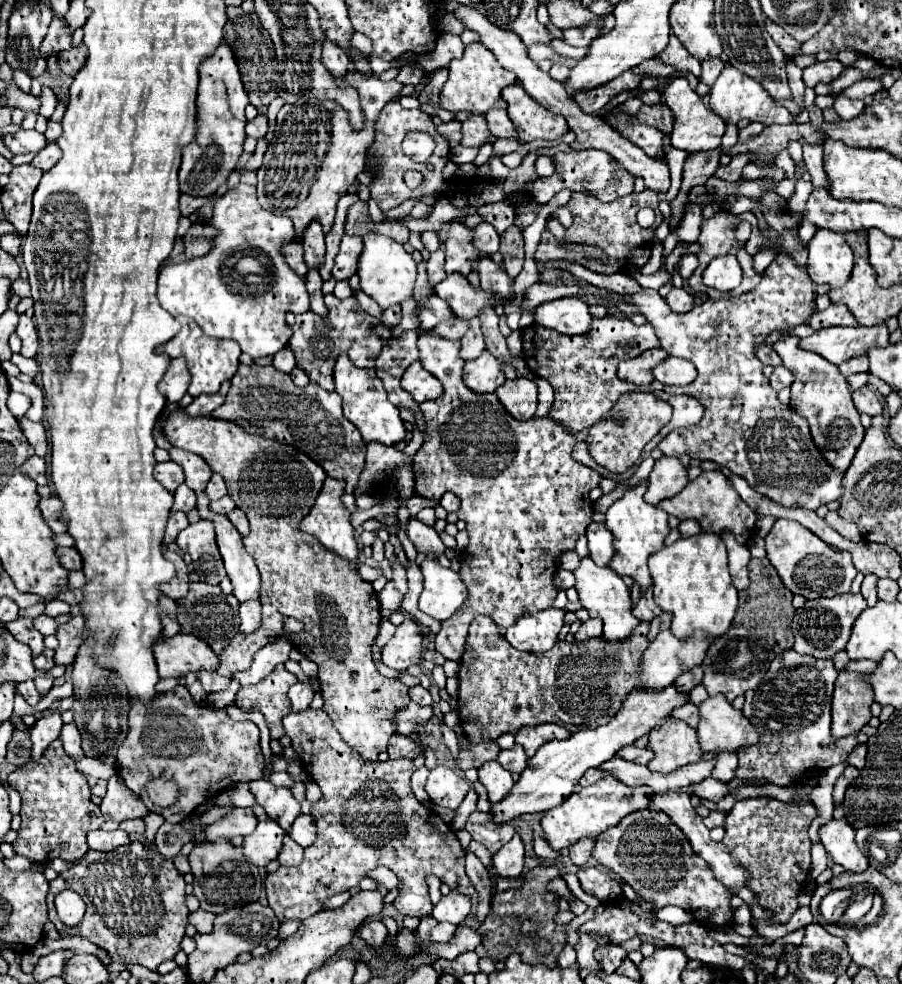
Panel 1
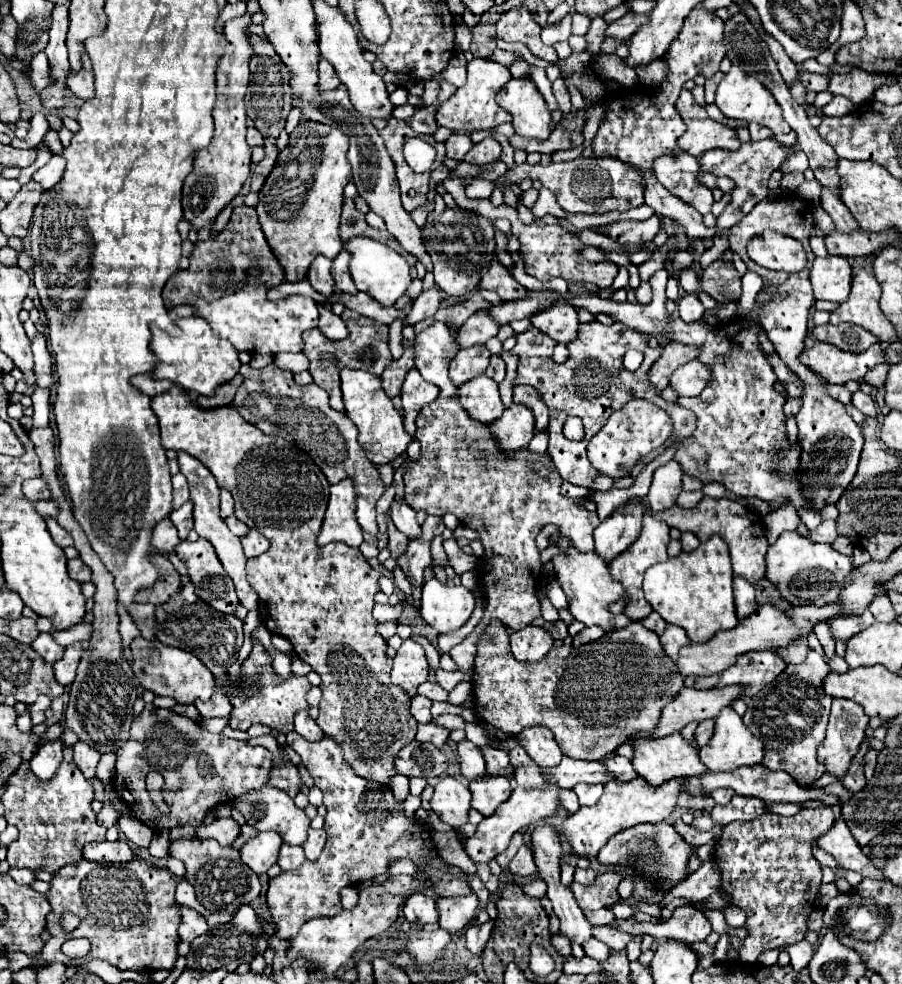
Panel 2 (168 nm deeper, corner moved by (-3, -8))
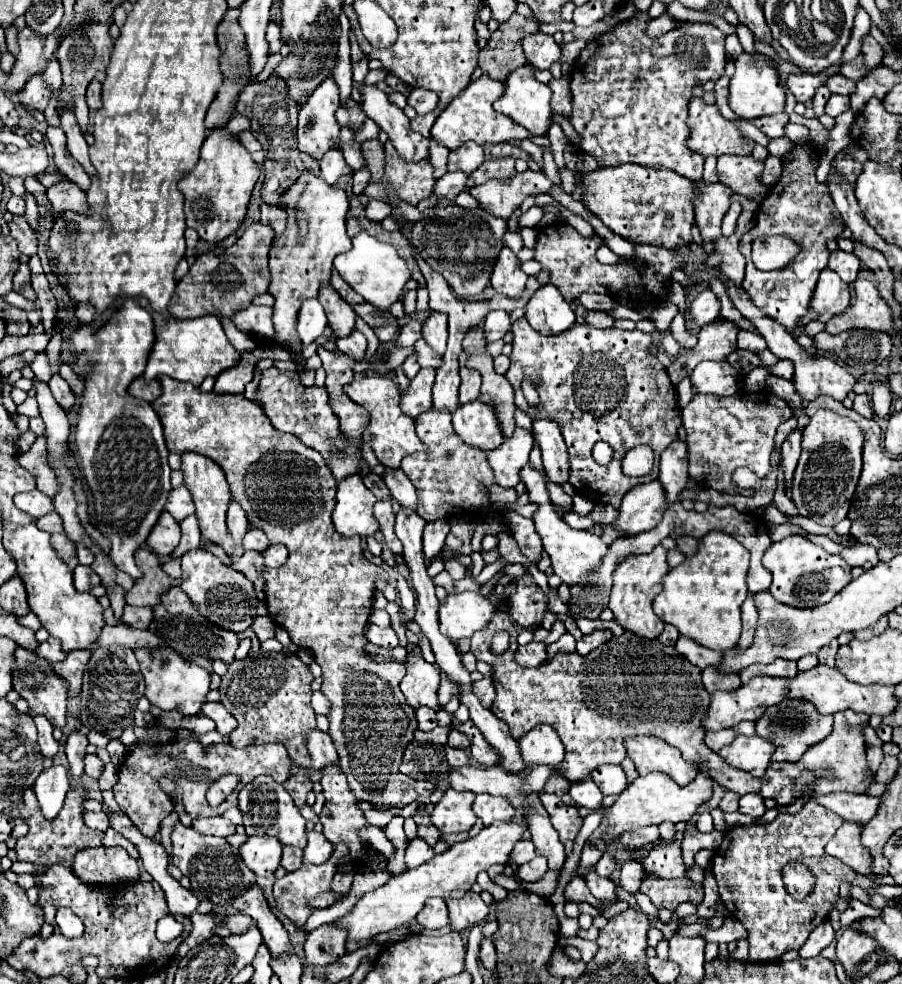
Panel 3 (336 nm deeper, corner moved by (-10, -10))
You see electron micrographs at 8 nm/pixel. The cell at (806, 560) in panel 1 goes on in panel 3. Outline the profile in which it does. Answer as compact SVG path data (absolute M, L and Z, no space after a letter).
M790 535L778 543L772 543L762 557L762 565L772 573L772 585L768 591L774 599L800 609L828 603L852 581L852 567L840 555L830 555L820 545L814 545L800 535Z

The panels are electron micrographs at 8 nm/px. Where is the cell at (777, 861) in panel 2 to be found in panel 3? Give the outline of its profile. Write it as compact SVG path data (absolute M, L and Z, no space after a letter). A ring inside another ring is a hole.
M806 801L798 813L782 813L768 825L746 825L726 831L724 841L712 859L712 873L718 881L724 907L748 929L748 961L766 963L780 959L780 955L790 949L798 951L810 931L826 921L834 901L838 899L840 883L854 881L856 873L824 851L842 821L840 815L816 805L816 801ZM788 861L806 863L816 877L816 887L804 901L790 897L782 885L782 867Z

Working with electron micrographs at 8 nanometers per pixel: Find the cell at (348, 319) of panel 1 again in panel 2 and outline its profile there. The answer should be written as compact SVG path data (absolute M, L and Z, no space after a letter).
M345 309L341 313L341 319L345 321L347 329L349 329L349 335L347 339L341 339L341 341L331 341L327 339L317 327L315 329L307 329L303 333L303 353L307 355L309 359L309 373L313 377L313 381L327 391L329 395L329 405L337 411L343 411L343 399L341 399L341 387L339 387L339 373L343 367L359 367L359 369L365 369L373 375L381 375L383 369L393 361L391 353L389 353L389 345L387 345L387 331L389 327L387 325L381 325L369 317L363 317L351 309Z

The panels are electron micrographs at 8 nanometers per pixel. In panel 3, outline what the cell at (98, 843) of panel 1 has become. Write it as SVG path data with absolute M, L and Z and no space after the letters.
M122 847L82 849L72 861L72 873L86 885L116 887L140 879L138 861Z

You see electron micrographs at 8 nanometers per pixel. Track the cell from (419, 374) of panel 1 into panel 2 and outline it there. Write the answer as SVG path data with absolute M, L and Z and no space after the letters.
M411 369L405 377L403 389L401 389L401 399L403 399L403 409L405 409L405 419L415 421L417 413L421 411L423 405L429 405L437 399L439 387L427 383L417 369Z

